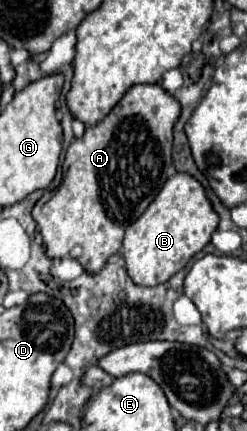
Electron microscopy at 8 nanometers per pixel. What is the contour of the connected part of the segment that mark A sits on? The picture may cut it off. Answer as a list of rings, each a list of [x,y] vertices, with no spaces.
[[[138,84],[138,86],[132,86],[132,88],[124,94],[124,98],[112,108],[112,112],[110,112],[102,122],[98,122],[96,126],[88,126],[86,132],[84,132],[84,136],[78,138],[78,140],[74,140],[74,142],[70,144],[70,148],[66,150],[66,158],[64,158],[64,166],[68,166],[68,168],[66,168],[66,172],[64,172],[64,178],[62,178],[62,184],[60,184],[58,192],[54,192],[48,202],[36,204],[34,210],[32,210],[32,218],[34,218],[36,226],[38,226],[38,232],[42,234],[44,248],[46,248],[46,256],[48,256],[48,258],[68,258],[68,256],[70,256],[70,250],[78,246],[78,248],[82,250],[82,254],[80,254],[76,260],[84,266],[84,270],[86,270],[88,274],[96,274],[96,272],[102,270],[102,266],[108,262],[108,258],[122,248],[124,230],[126,230],[136,218],[140,218],[140,214],[144,214],[144,210],[148,208],[148,204],[152,202],[152,198],[156,198],[156,194],[158,194],[160,188],[164,186],[164,182],[176,174],[174,164],[172,164],[172,126],[176,124],[176,118],[178,118],[178,116],[180,116],[180,104],[178,104],[176,98],[170,96],[160,84]]]

